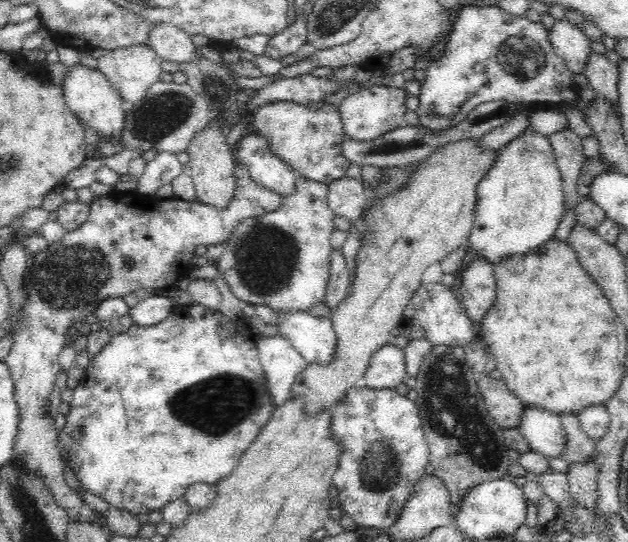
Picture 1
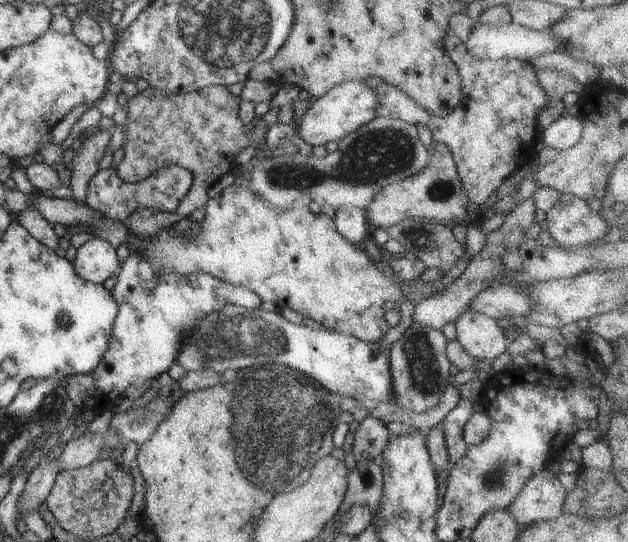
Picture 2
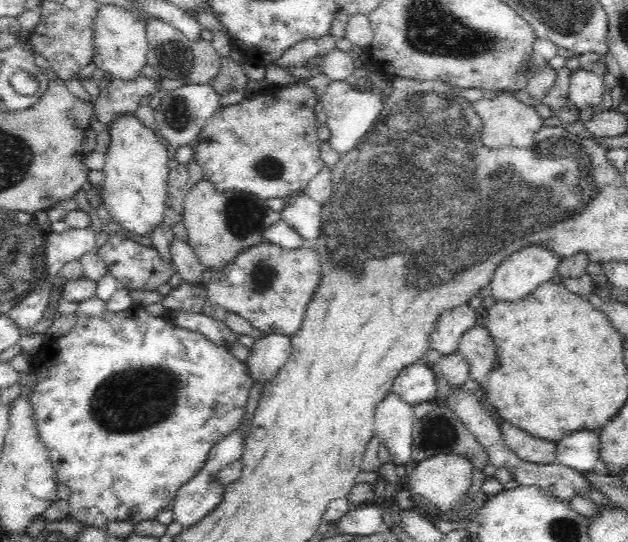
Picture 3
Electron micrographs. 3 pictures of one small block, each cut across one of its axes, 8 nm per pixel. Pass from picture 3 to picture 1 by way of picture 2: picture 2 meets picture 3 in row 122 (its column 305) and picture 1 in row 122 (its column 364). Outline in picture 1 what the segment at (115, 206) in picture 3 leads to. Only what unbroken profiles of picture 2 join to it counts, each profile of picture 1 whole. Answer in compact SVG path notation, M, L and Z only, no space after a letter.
M75 63L68 66L66 74L60 84L62 98L66 106L85 124L92 126L99 136L107 136L121 142L122 128L126 104L118 94L116 87L108 82L98 69L90 68L86 64Z

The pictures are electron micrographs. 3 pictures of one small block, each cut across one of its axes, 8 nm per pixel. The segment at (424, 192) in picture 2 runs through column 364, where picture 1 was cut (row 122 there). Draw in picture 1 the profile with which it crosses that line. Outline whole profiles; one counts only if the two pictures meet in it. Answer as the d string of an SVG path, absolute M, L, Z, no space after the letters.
M211 121L192 136L186 151L189 156L187 173L195 184L196 201L213 204L216 208L226 208L234 196L235 178L233 172L238 165L236 151L227 143L226 130L221 128L216 121Z

